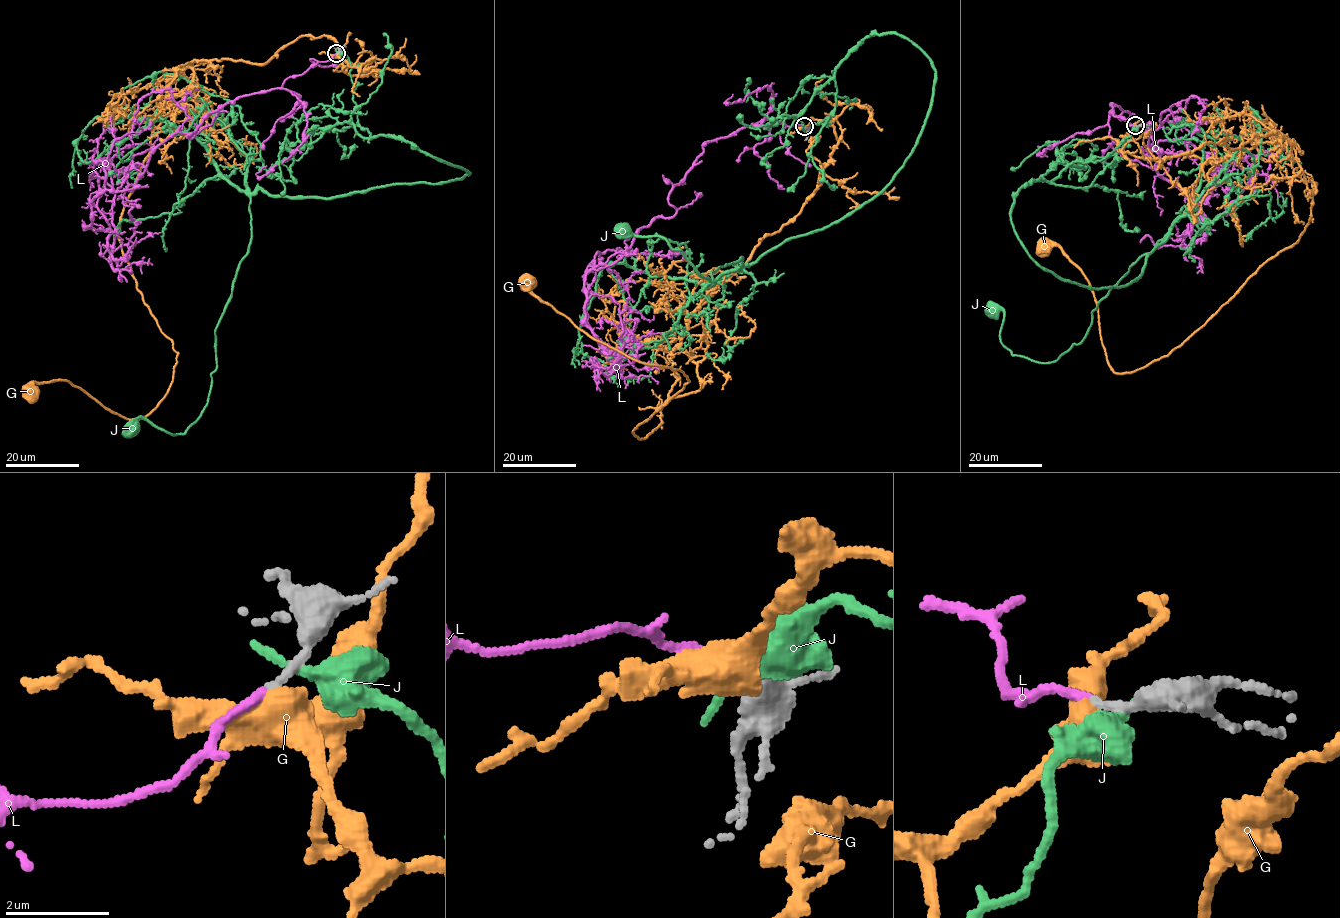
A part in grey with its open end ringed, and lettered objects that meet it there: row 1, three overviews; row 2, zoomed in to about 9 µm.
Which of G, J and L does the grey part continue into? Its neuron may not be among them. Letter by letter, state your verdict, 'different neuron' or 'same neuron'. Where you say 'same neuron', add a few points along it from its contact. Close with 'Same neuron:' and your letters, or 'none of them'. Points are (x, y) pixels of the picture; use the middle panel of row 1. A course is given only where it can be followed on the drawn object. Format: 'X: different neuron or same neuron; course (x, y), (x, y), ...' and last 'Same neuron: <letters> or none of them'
G: different neuron
J: different neuron
L: same neuron; course (804, 126), (704, 143), (674, 215), (585, 277), (585, 324), (619, 367), (637, 356), (630, 330), (596, 327)
Same neuron: L

